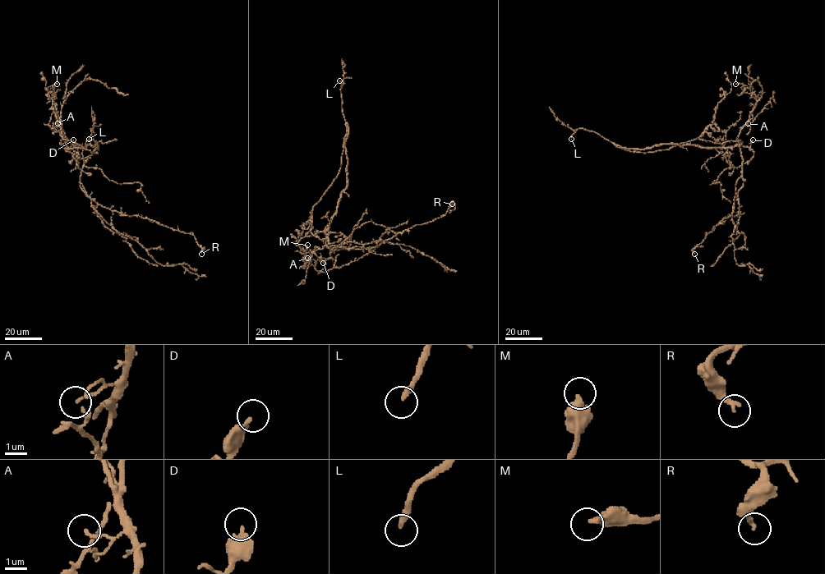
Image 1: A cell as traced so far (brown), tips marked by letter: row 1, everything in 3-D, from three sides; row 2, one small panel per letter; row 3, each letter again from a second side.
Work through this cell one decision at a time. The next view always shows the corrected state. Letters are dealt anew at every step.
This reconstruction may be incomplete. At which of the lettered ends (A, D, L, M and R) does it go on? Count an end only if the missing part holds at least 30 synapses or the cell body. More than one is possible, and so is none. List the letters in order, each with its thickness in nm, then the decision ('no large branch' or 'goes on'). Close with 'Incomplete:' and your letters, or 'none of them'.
A: 140 nm thick; no large branch
D: 280 nm thick; no large branch
L: 240 nm thick; goes on
M: 400 nm thick; no large branch
R: 240 nm thick; no large branch
Incomplete: L

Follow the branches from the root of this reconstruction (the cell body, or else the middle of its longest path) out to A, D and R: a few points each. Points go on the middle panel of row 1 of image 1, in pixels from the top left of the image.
A: (335, 211), (324, 228), (325, 245), (321, 248), (315, 247), (307, 258)
D: (335, 211), (324, 228), (325, 245), (315, 251), (323, 263)
R: (335, 211), (324, 228), (329, 253), (335, 247), (378, 246), (442, 217), (452, 204)

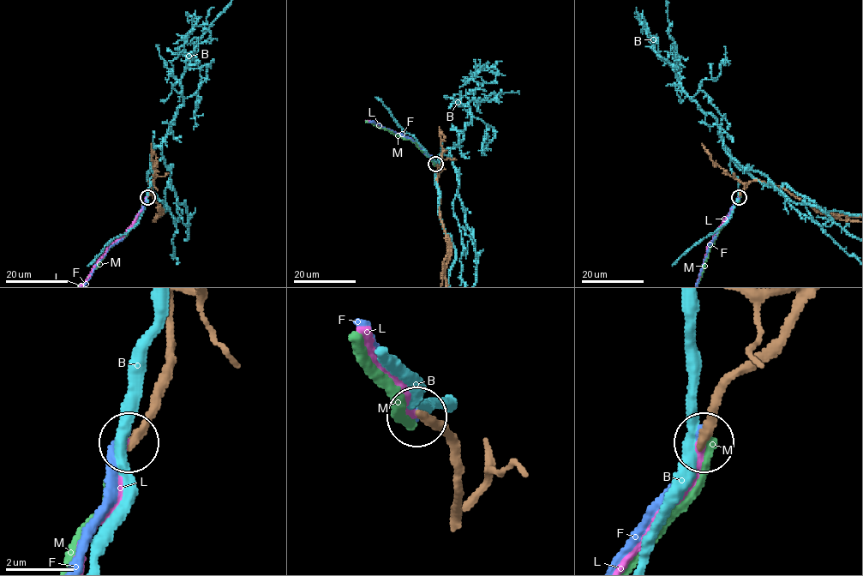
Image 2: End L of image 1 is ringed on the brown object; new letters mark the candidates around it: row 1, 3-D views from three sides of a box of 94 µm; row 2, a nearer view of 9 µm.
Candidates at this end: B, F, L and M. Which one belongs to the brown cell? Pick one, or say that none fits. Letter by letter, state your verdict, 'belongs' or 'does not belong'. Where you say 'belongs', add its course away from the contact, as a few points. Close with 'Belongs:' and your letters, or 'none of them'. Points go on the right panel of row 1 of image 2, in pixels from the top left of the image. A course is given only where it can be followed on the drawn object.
B: does not belong
F: does not belong
L: belongs
M: does not belong
Belongs: L

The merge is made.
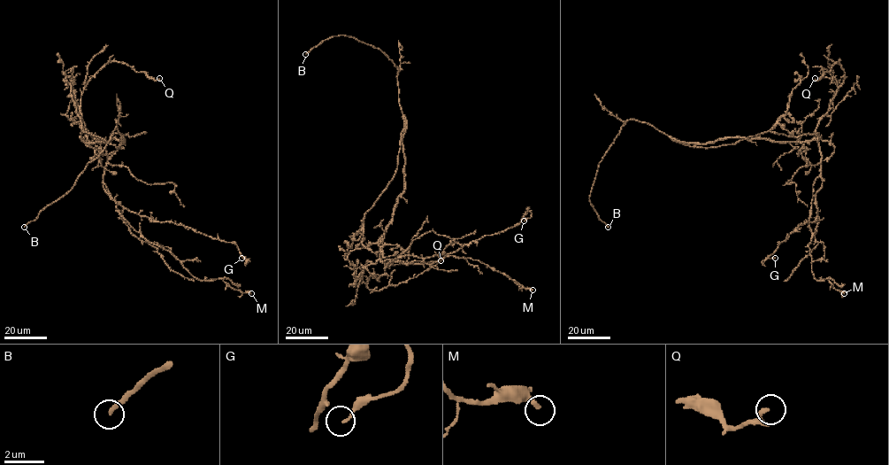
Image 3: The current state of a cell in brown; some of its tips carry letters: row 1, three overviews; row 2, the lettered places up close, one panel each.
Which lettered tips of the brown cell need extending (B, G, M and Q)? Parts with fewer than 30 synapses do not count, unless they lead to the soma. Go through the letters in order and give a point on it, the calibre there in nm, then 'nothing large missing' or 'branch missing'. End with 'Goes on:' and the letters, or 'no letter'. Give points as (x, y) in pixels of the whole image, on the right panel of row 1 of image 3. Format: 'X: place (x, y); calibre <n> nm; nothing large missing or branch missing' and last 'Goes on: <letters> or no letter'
B: place (608, 227); calibre 240 nm; branch missing
G: place (775, 258); calibre 120 nm; nothing large missing
M: place (844, 293); calibre 200 nm; nothing large missing
Q: place (815, 78); calibre 200 nm; nothing large missing
Goes on: B

